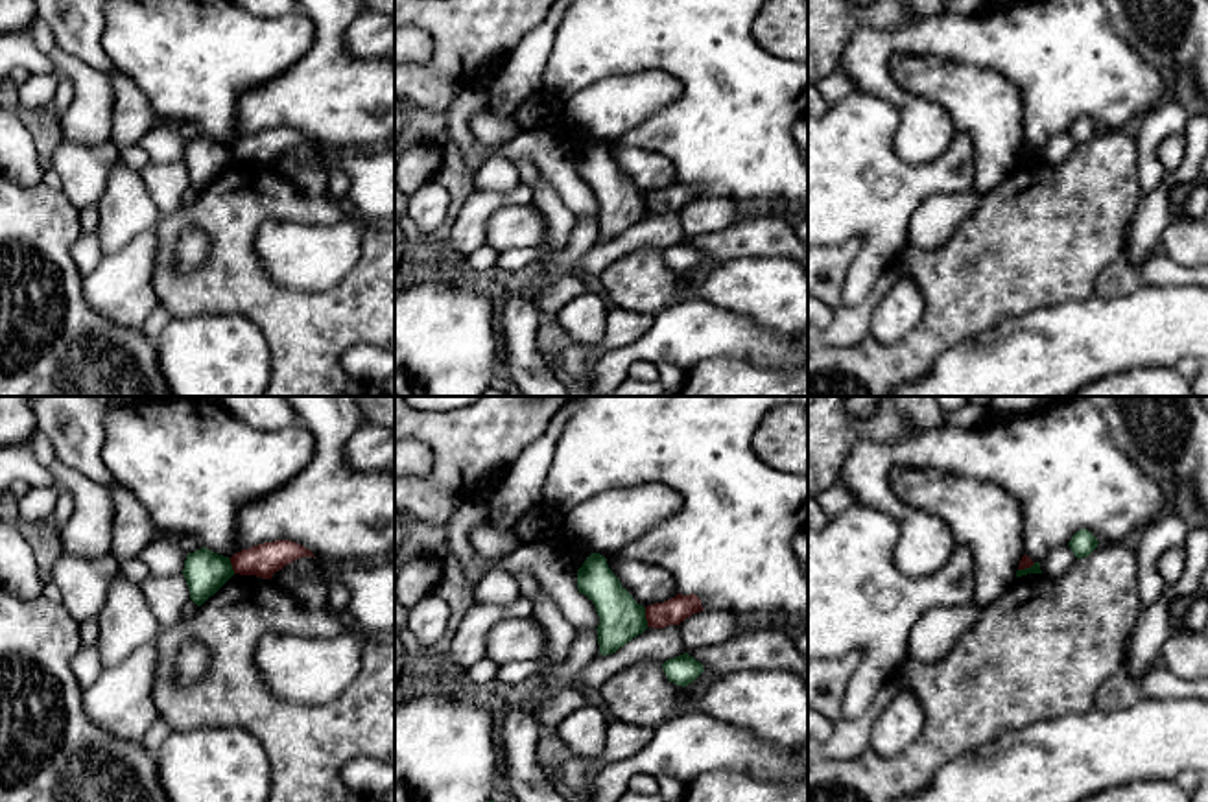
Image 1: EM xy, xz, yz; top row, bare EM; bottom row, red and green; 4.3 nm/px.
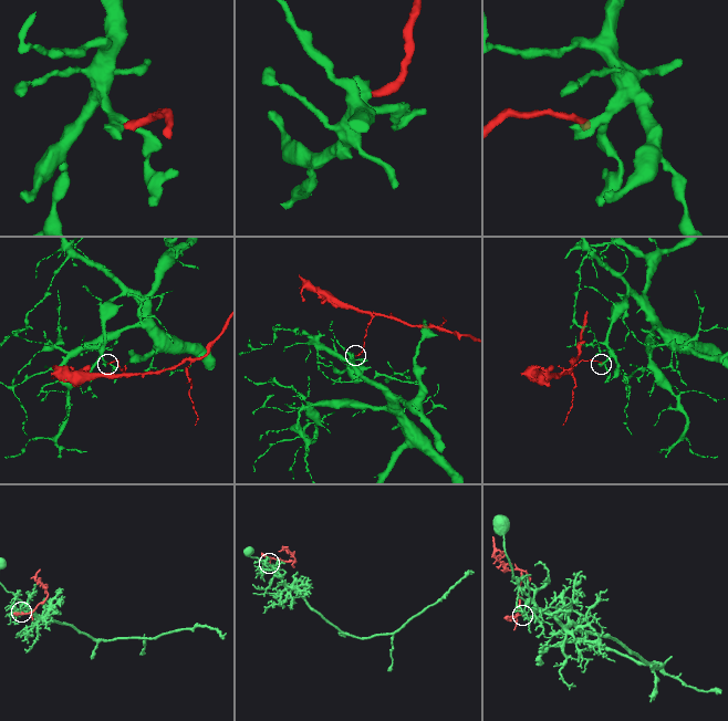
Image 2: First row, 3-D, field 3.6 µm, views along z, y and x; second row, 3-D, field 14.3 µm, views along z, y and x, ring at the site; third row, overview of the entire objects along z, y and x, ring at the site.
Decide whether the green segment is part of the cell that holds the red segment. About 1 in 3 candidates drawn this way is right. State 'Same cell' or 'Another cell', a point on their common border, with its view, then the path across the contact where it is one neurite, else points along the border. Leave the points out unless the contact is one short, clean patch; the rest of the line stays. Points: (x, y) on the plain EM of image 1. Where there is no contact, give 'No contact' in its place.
Another cell. Touches red at xz (646, 205). Boundary: xz (644, 196), (648, 212)

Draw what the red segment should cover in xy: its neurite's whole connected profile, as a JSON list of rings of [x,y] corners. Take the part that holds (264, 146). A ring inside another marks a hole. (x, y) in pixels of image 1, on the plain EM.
[[[275,127],[234,140],[231,151],[234,160],[271,166],[275,159],[301,144],[314,144],[314,140],[297,129]]]

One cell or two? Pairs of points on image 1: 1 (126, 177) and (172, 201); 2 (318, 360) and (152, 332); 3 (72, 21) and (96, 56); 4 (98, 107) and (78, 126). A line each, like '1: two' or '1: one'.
1: two
2: two
3: one
4: one

